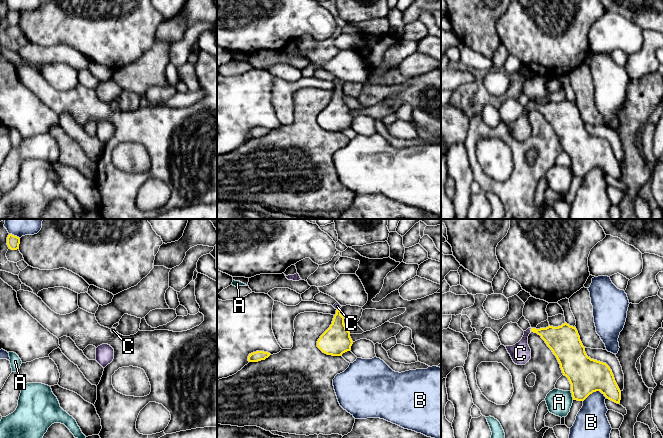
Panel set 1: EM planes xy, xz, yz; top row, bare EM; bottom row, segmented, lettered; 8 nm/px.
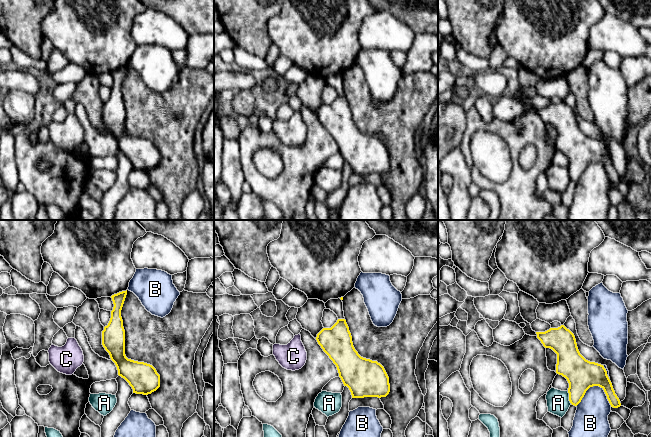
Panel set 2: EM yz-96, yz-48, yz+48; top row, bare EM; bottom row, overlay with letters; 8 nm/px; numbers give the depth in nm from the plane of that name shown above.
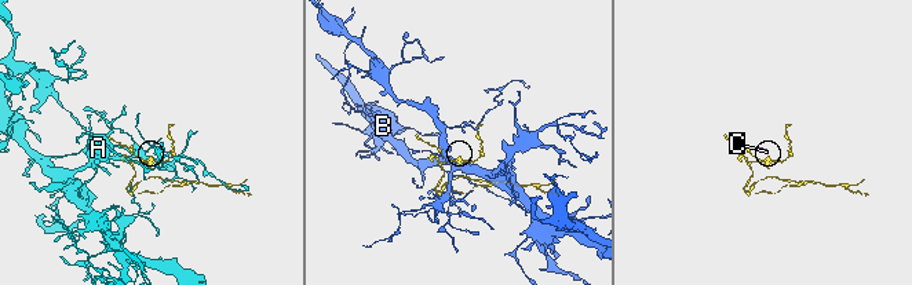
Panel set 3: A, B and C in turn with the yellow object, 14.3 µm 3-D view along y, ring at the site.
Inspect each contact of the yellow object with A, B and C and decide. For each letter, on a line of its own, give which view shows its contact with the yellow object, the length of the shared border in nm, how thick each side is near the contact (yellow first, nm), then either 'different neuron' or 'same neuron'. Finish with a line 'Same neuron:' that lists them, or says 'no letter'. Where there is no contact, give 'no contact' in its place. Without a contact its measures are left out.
A: yz | 80 nm | 280/200 nm | different neuron
B: yz | 190 nm | 280/260 nm | different neuron
C: yz | 40 nm | 220/160 nm | same neuron
Same neuron: C

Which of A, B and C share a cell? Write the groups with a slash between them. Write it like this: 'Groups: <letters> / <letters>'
Groups: A / B / C

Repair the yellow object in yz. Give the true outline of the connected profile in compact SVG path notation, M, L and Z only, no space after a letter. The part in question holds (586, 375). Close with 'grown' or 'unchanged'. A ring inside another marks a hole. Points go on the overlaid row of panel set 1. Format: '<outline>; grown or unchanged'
M566 322L558 327L528 328L518 343L505 346L515 364L525 365L531 359L528 345L531 332L540 335L556 356L571 384L573 400L584 401L593 392L600 391L607 399L620 403L621 391L612 370L606 363L587 356L576 327Z; grown

